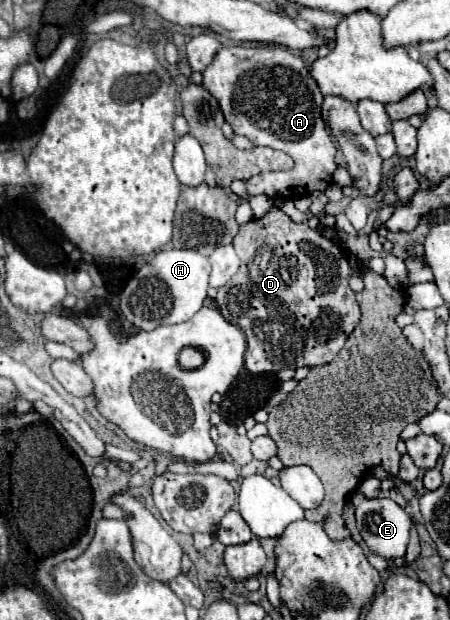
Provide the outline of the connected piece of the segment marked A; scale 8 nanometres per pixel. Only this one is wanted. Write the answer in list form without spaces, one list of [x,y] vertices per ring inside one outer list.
[[[274,45],[270,47],[222,47],[214,61],[204,71],[202,85],[218,99],[220,109],[226,121],[232,125],[234,133],[246,135],[254,145],[280,149],[294,159],[294,167],[290,171],[268,171],[252,175],[248,183],[248,195],[268,195],[272,199],[296,199],[302,195],[312,195],[314,191],[326,191],[332,181],[334,171],[340,167],[336,163],[336,145],[330,139],[326,125],[322,121],[322,93],[312,79],[304,61],[286,47]]]

